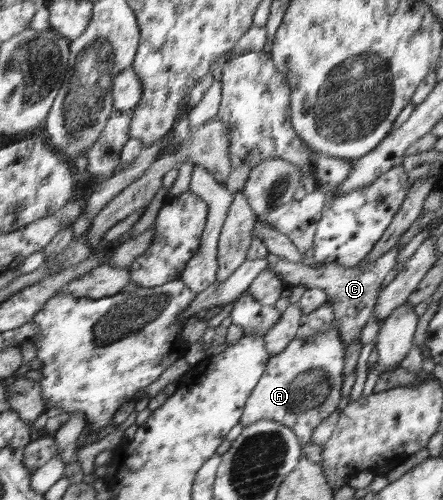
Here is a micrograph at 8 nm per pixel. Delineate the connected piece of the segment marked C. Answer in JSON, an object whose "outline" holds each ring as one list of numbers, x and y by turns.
{"outline":[[395,245,392,250,380,256,375,262,370,262,366,266,346,267,337,262,323,263,321,267,311,267,297,262,291,262,280,259,269,263,266,268,273,274,276,274,286,285,290,287,296,284,306,284,308,288,321,288,326,292,329,300,331,300,334,312,334,318,339,322,339,328,342,340,344,340,345,348,351,345,353,341,357,341,361,332,366,330,369,325,370,316,376,303,378,290,385,278,386,274,397,263,397,255,399,254,399,245]]}

